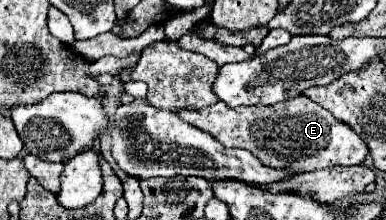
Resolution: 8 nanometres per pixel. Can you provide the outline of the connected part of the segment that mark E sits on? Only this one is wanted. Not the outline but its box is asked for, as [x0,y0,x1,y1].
[177,95,369,173]

